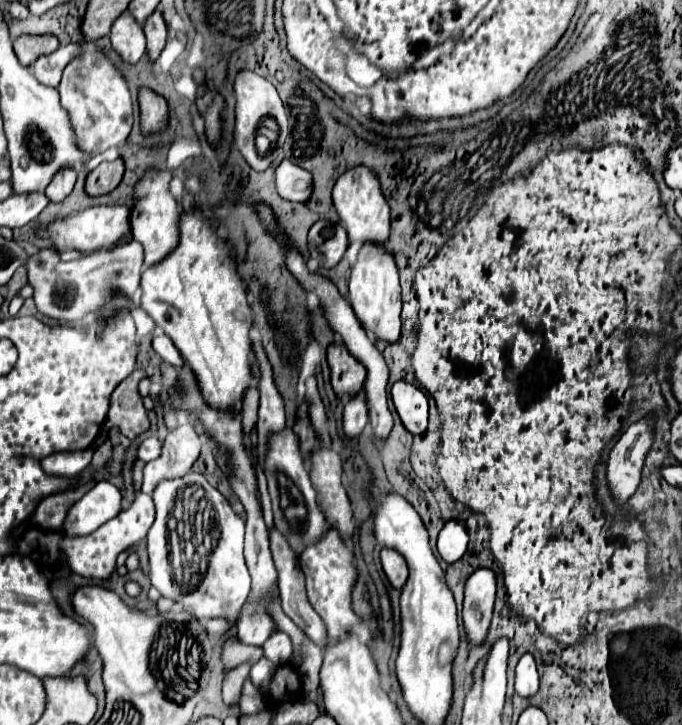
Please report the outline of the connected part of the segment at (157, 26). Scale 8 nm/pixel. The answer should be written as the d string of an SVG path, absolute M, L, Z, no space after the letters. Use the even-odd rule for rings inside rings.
M155 9L155 13L151 13L147 17L147 23L143 25L145 37L147 37L147 51L151 59L157 59L159 53L165 47L165 37L167 37L167 27L163 21L163 15L159 9Z

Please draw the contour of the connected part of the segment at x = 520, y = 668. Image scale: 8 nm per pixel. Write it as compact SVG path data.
M525 653L515 669L515 693L521 697L533 697L539 689L537 663L531 653Z

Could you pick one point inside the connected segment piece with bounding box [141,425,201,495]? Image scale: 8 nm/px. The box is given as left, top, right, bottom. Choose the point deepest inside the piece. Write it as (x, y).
(181, 447)

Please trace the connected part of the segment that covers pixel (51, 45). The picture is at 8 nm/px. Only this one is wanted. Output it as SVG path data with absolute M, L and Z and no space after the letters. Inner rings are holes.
M21 35L13 41L15 55L17 55L19 63L23 63L23 67L29 67L39 55L49 55L57 47L59 47L59 43L53 35L43 35L43 37Z

